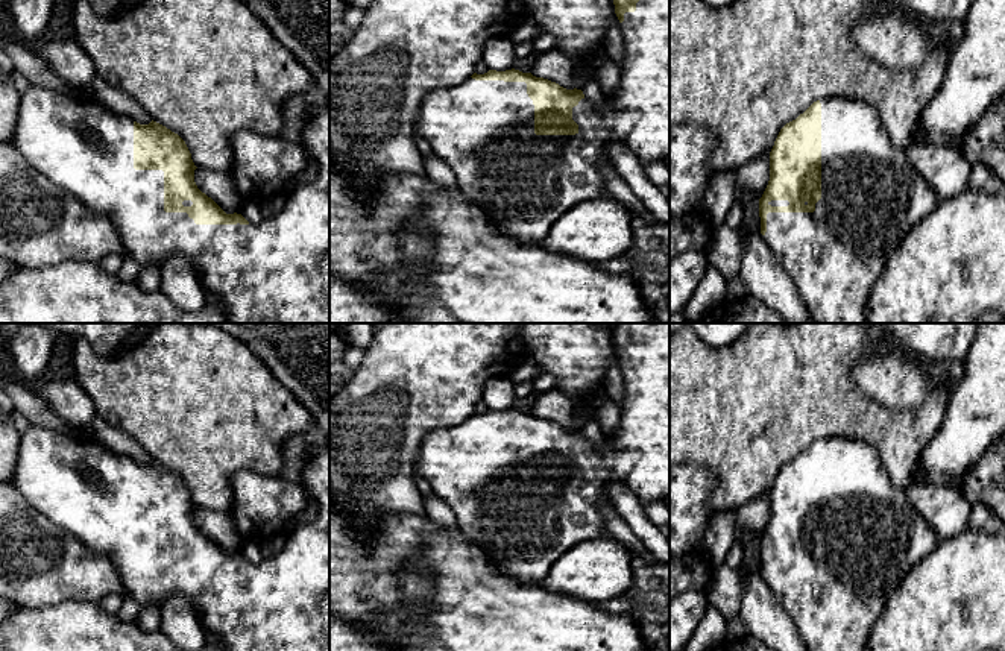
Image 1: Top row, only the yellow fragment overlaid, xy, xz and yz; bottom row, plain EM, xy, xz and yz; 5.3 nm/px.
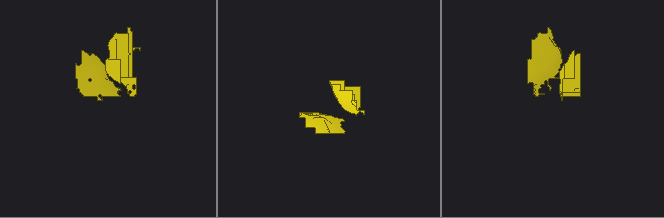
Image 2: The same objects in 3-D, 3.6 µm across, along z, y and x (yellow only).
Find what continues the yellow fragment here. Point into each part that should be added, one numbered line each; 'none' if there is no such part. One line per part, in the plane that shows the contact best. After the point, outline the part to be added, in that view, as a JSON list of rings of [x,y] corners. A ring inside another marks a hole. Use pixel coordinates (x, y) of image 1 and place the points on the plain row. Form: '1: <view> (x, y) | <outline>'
1: xy (283, 603) | [[[32,425],[20,439],[17,464],[11,481],[26,501],[55,525],[64,528],[83,546],[94,552],[105,554],[115,566],[121,578],[123,595],[131,596],[140,607],[149,604],[161,605],[175,593],[184,595],[193,605],[205,633],[220,637],[226,651],[329,651],[329,443],[311,446],[307,463],[302,469],[302,487],[308,498],[317,502],[317,516],[314,520],[290,527],[287,530],[285,546],[275,555],[264,558],[257,565],[196,565],[187,552],[164,551],[164,511],[162,510],[135,510],[134,508],[134,460],[114,452],[111,448],[96,442],[91,436],[83,436],[74,428],[71,434],[62,434],[50,428]]]

